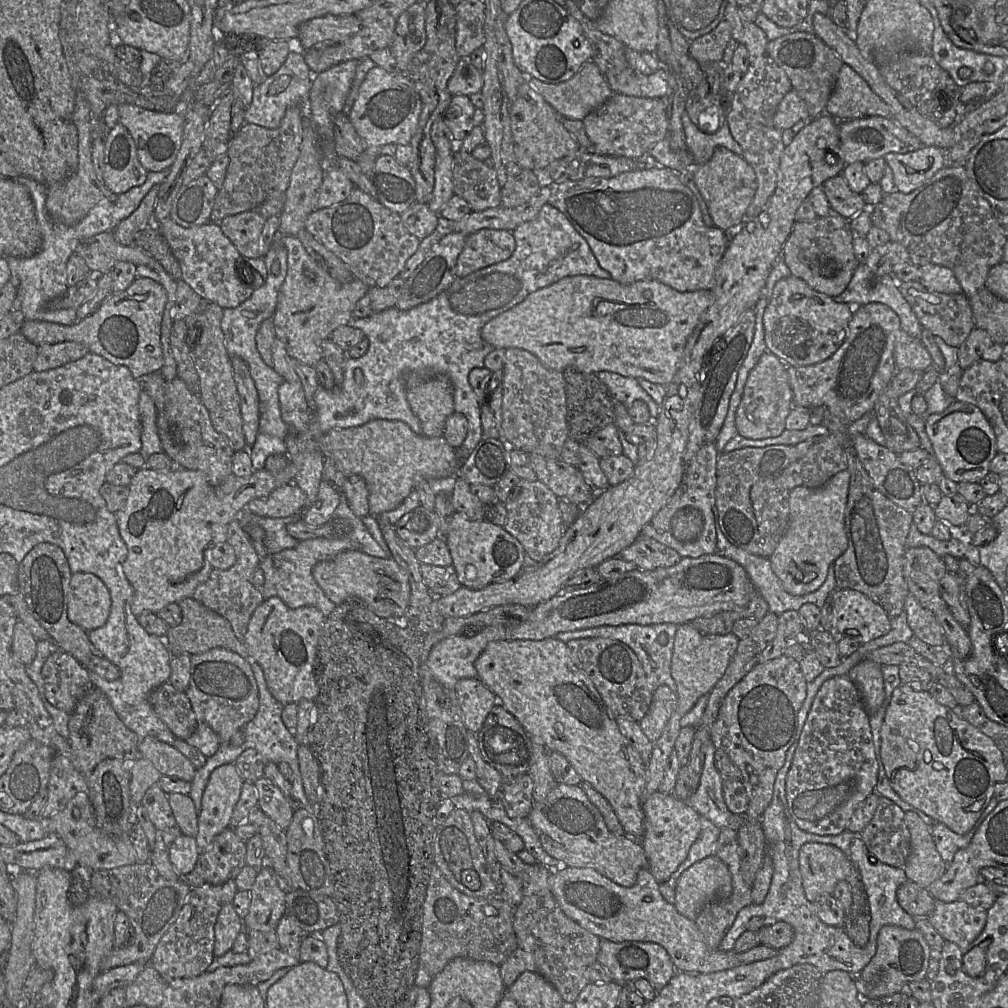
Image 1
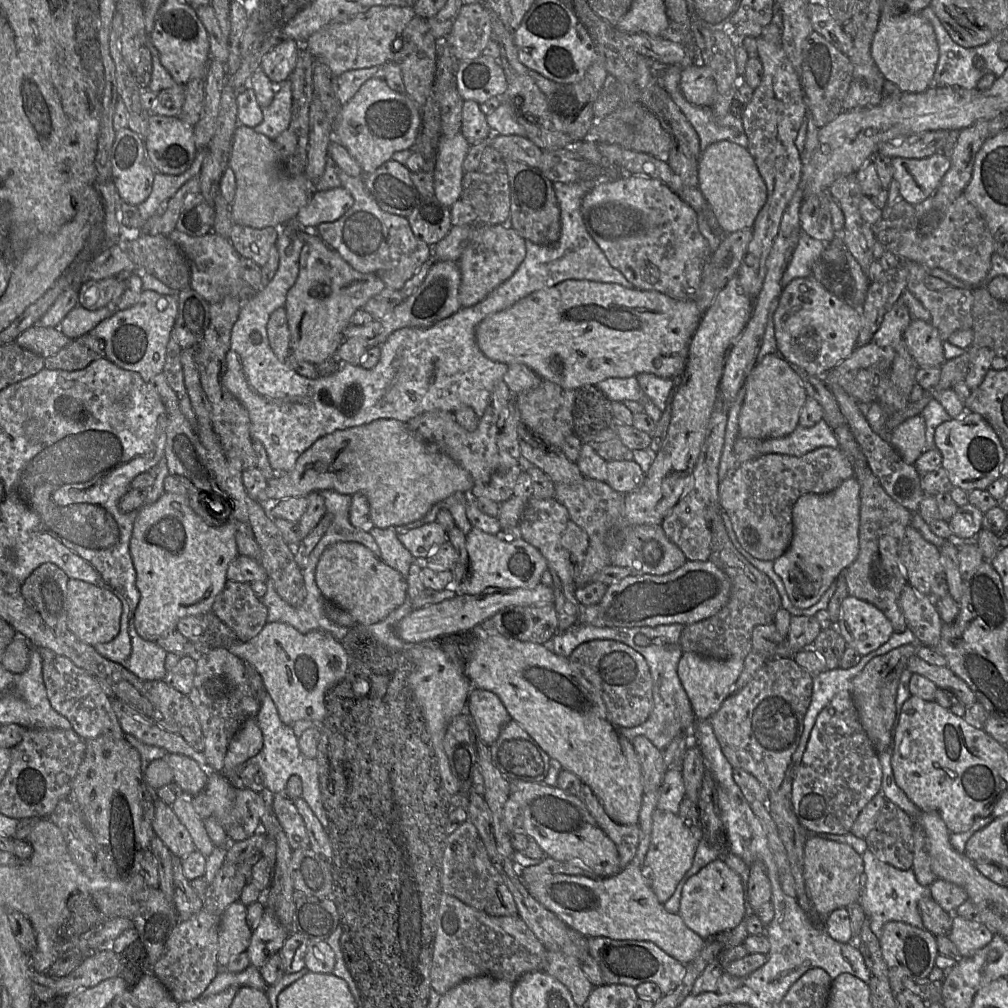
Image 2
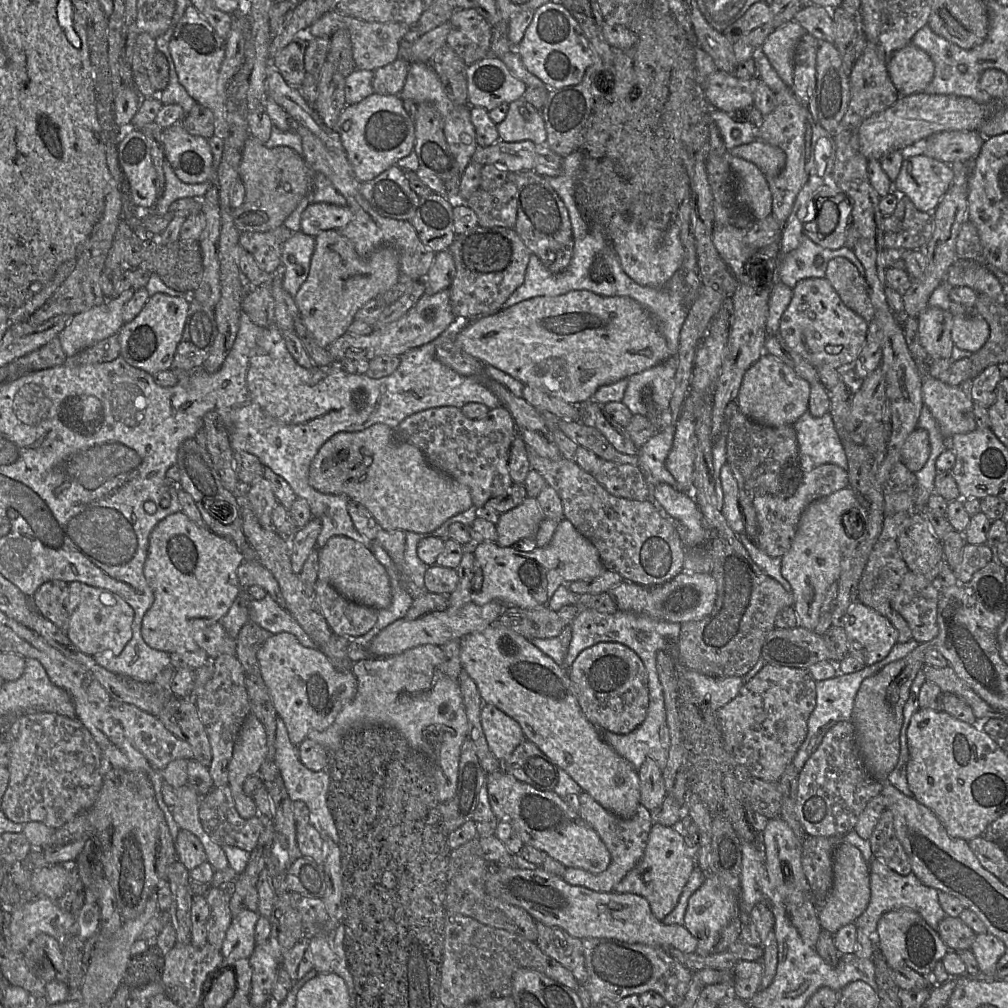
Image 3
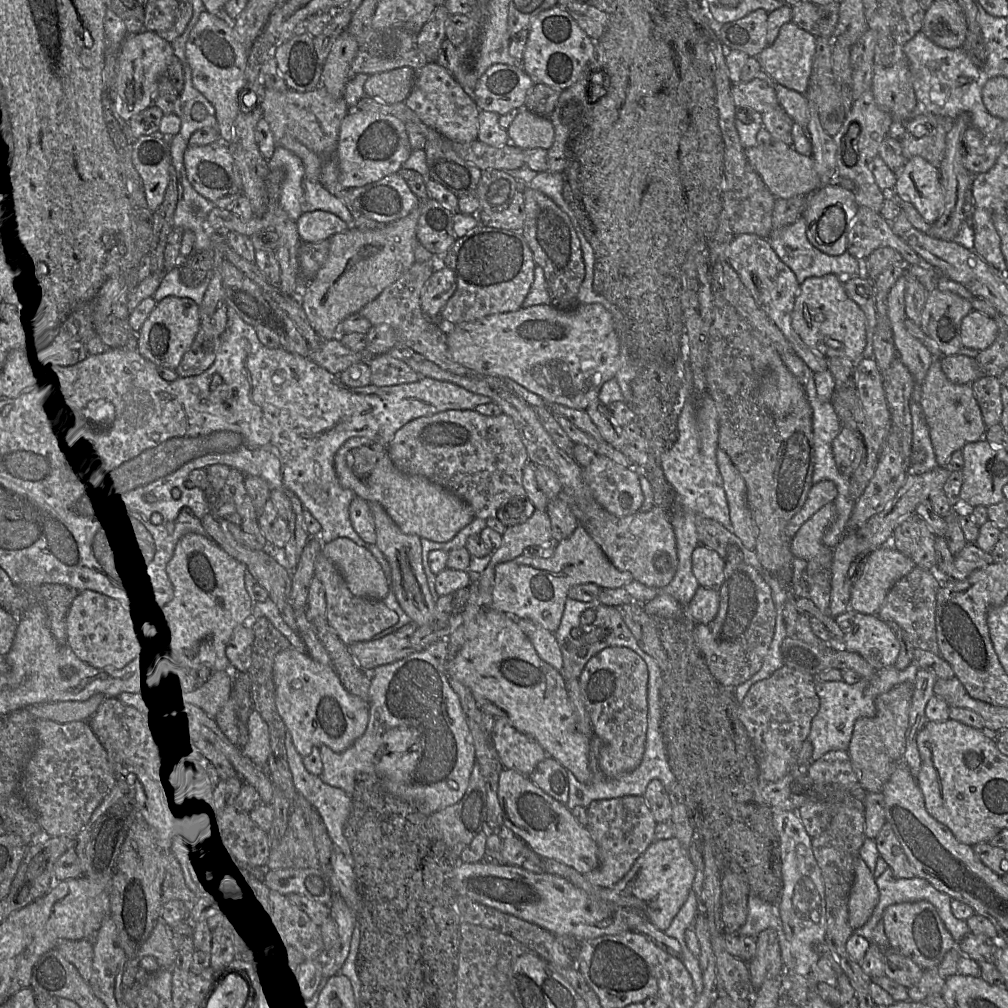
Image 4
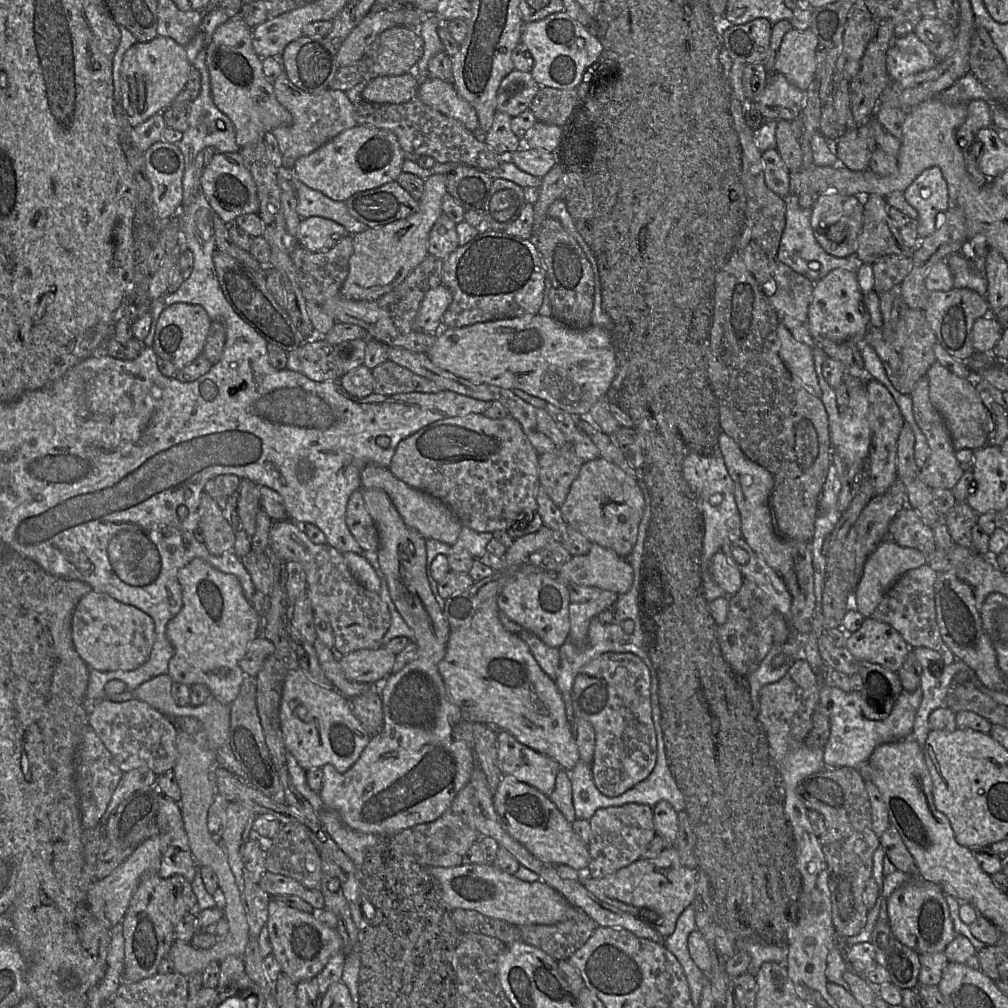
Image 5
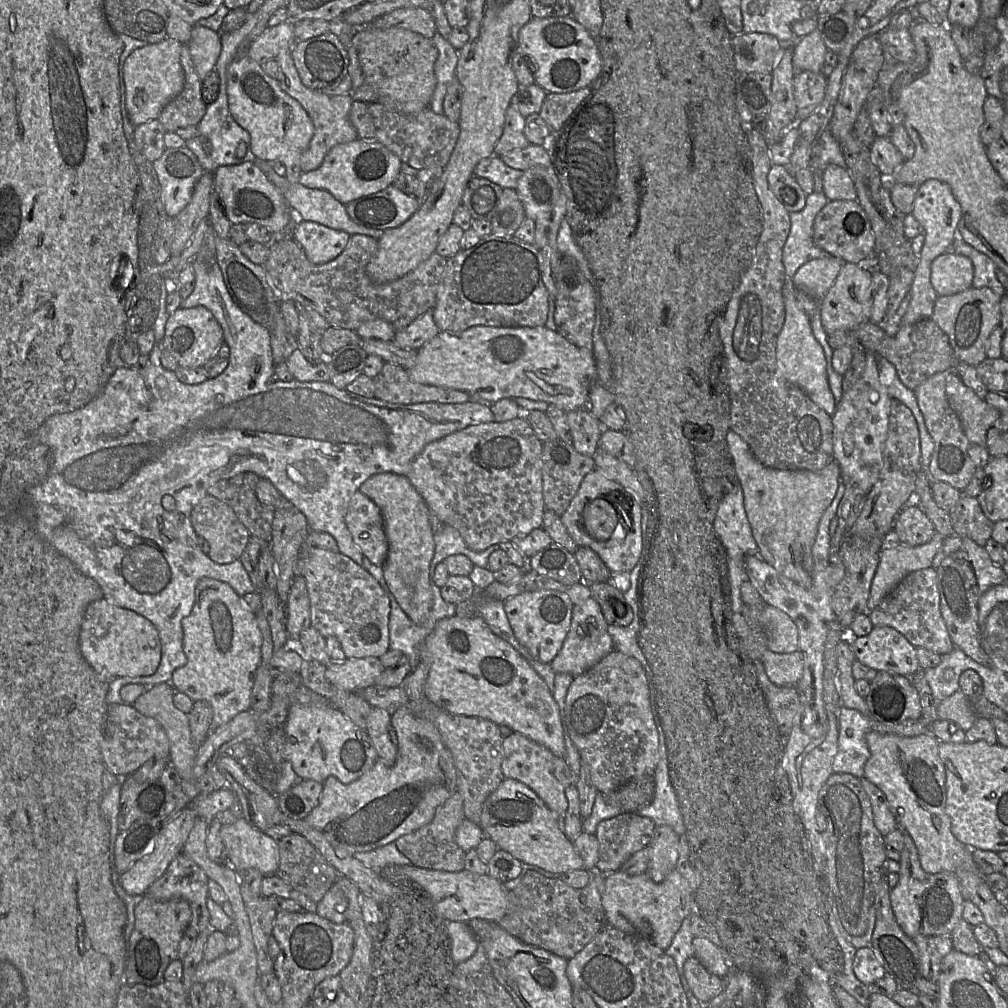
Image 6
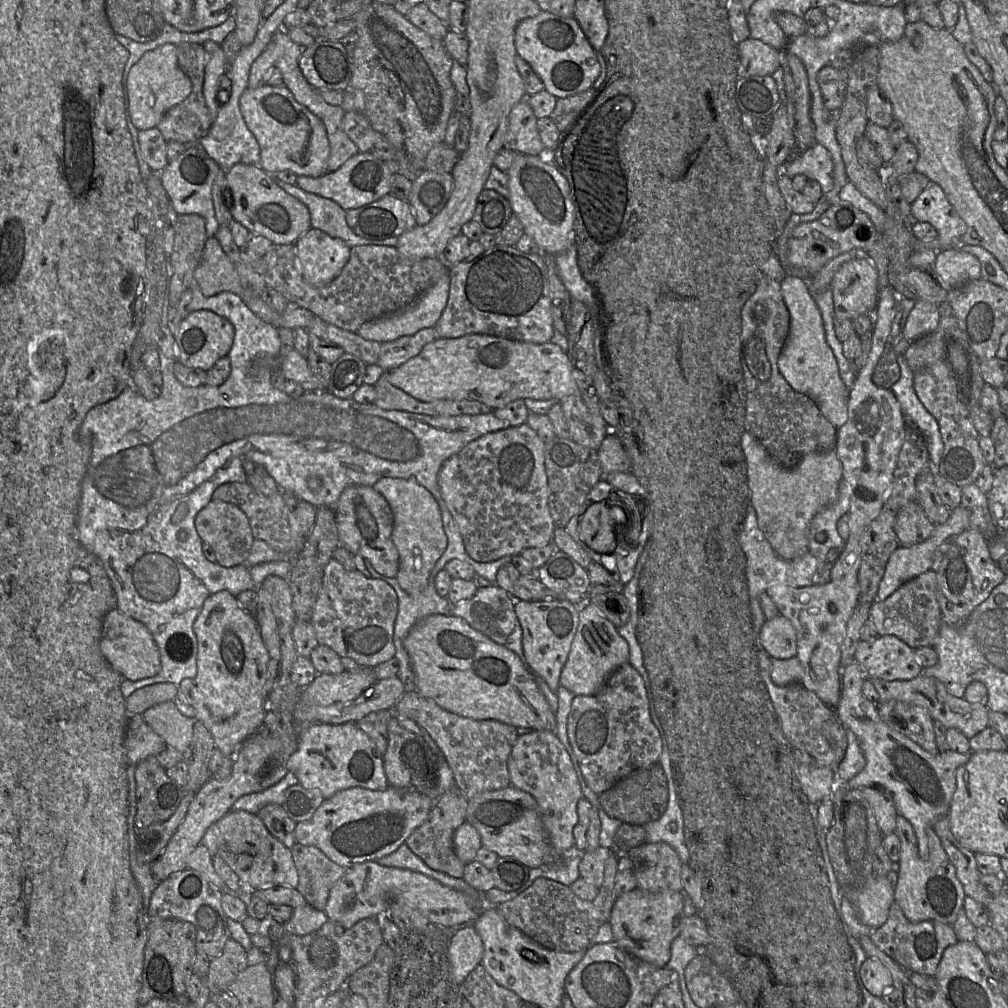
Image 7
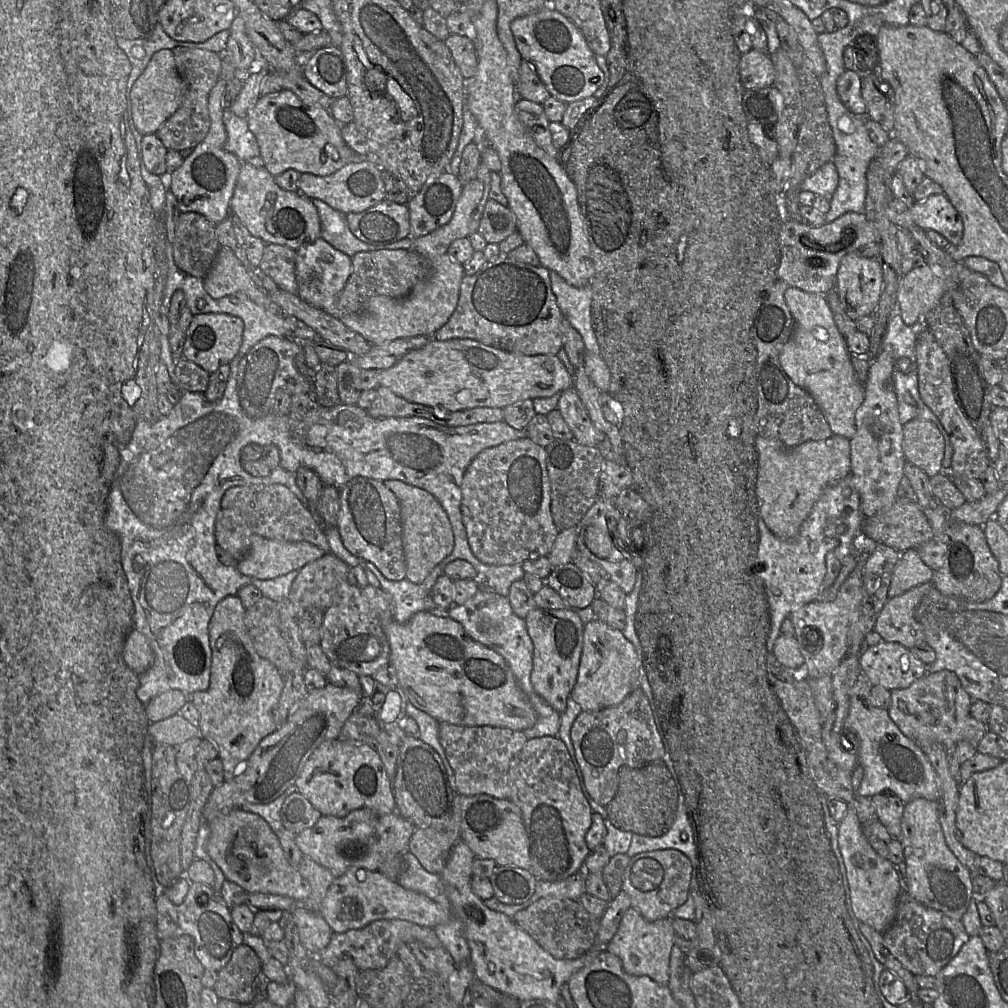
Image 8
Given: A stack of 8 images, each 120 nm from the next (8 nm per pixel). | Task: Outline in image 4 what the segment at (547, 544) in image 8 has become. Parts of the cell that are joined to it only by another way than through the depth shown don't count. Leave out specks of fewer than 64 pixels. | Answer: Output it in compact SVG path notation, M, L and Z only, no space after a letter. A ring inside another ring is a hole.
M446 410L416 418L395 433L388 452L398 470L423 476L451 491L469 504L475 517L483 520L497 518L499 508L510 500L526 497L522 477L529 457L513 419L503 412L498 416L485 416L475 410Z

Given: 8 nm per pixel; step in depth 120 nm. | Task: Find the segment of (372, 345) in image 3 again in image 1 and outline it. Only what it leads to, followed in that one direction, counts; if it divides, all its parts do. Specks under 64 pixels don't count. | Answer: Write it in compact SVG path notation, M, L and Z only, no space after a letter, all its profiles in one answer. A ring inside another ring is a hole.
M455 231L445 232L431 247L424 261L412 272L409 278L405 280L402 294L395 307L402 311L409 310L430 301L446 290L456 278L455 267L458 256L465 244L466 237L466 235Z

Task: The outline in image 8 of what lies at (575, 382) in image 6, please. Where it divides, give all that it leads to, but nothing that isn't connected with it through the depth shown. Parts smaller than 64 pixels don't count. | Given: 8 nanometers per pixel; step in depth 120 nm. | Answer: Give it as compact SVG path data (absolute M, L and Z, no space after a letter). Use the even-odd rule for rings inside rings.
M430 339L423 347L405 354L394 366L378 372L379 385L389 388L405 400L448 411L466 410L476 407L501 408L516 402L548 398L573 387L571 374L557 355L528 356L507 352L472 339Z

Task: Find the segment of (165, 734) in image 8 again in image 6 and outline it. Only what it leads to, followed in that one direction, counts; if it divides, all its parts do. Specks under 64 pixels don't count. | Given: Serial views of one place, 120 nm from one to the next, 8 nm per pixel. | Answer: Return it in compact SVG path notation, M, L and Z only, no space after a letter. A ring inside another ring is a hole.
M160 683L141 694L133 706L141 714L155 719L166 732L170 743L170 762L175 766L183 780L193 778L193 768L197 756L197 747L191 739L188 714L180 711L174 705L174 688L171 683Z

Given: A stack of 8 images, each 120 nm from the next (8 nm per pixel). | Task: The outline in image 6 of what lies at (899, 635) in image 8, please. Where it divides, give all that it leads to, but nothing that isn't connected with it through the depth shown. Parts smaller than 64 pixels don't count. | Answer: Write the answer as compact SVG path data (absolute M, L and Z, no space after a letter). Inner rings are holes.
M930 567L908 574L874 610L868 613L874 626L894 628L916 648L925 648L939 655L948 654L954 648L941 615L935 568Z

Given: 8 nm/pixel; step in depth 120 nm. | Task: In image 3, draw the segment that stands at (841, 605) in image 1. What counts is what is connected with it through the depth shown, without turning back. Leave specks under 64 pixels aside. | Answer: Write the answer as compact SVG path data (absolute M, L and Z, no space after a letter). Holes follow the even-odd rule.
M858 601L845 614L843 628L848 654L865 665L884 659L898 642L898 632L890 621Z

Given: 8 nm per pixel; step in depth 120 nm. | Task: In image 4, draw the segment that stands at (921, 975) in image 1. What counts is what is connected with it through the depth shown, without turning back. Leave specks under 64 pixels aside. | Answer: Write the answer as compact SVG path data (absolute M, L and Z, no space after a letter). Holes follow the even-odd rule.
M928 901L892 904L885 909L882 920L889 945L922 969L938 967L945 953L956 946L937 909Z

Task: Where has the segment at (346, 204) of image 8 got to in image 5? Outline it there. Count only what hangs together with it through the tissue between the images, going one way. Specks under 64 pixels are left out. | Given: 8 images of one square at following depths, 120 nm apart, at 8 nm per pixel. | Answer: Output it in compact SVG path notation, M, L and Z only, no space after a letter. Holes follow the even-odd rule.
M357 124L355 127L341 132L312 153L298 158L294 164L293 171L295 178L308 187L322 192L333 200L346 201L357 192L370 190L396 181L402 172L404 160L403 151L392 132L373 126Z

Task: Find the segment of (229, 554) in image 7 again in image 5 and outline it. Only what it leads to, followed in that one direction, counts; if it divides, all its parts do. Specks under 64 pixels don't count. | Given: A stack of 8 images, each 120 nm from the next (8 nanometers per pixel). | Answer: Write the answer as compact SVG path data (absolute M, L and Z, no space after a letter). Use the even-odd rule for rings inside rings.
M205 491L201 497L198 513L199 528L203 531L204 544L209 553L218 556L233 551L236 533L227 519L225 511Z

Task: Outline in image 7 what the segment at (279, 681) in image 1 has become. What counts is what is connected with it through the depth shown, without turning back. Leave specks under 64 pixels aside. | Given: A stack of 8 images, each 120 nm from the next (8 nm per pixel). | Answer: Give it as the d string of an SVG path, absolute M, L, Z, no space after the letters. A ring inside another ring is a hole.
M355 723L313 724L298 736L296 751L290 756L287 768L293 772L299 784L306 789L314 789L328 799L341 790L364 788L385 790L387 782L382 756L369 737Z

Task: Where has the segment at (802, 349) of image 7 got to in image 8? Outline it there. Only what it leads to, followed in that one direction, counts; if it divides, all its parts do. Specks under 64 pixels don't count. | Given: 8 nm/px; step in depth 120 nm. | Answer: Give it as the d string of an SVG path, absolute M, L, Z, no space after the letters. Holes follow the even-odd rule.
M788 286L785 302L794 319L791 337L779 354L779 362L791 381L815 400L833 435L851 439L856 433L855 413L864 400L864 384L856 377L845 337L839 332L824 295Z

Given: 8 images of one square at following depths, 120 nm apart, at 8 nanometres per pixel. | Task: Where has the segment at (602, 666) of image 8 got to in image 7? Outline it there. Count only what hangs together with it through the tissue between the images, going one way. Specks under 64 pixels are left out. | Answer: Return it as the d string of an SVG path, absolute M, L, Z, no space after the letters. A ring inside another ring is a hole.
M592 603L579 611L579 624L567 661L561 671L560 686L573 695L597 694L608 677L621 665L629 662L629 646L614 625Z

